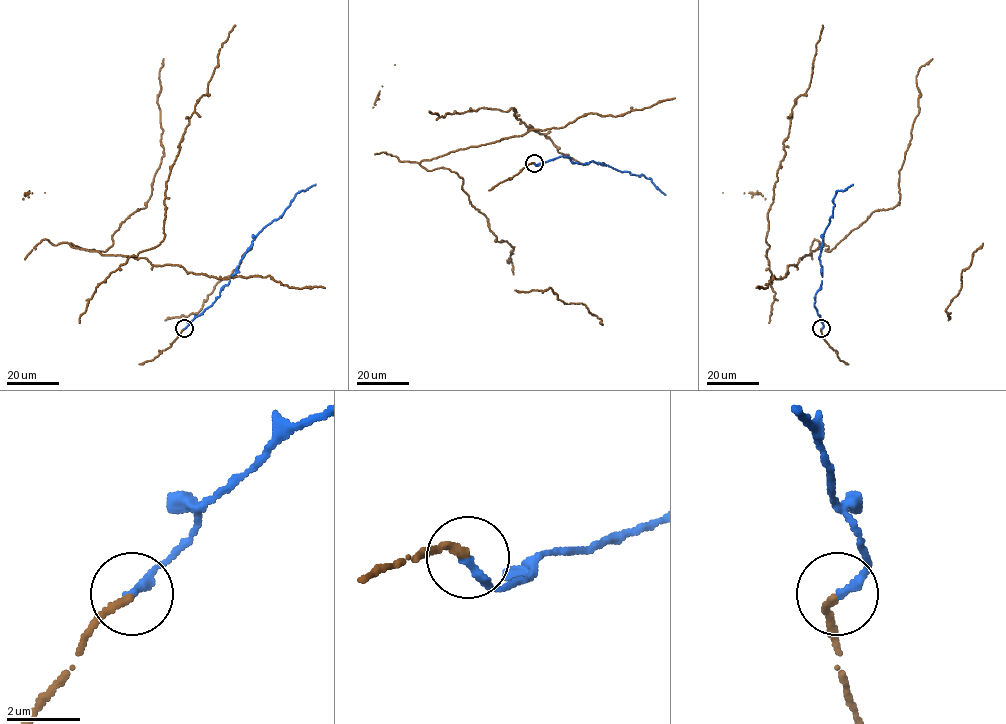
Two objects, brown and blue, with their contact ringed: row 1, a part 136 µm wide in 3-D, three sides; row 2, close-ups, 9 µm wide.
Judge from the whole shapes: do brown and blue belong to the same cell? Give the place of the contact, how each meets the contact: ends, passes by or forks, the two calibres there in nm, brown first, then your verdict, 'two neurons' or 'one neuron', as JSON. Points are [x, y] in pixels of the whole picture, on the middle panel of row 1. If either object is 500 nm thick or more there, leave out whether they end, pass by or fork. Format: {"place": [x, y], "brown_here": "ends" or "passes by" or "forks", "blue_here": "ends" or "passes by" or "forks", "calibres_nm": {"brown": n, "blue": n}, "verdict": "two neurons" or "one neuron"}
{"place": [534, 163], "brown_here": "ends", "blue_here": "ends", "calibres_nm": {"brown": 190, "blue": 240}, "verdict": "one neuron"}

